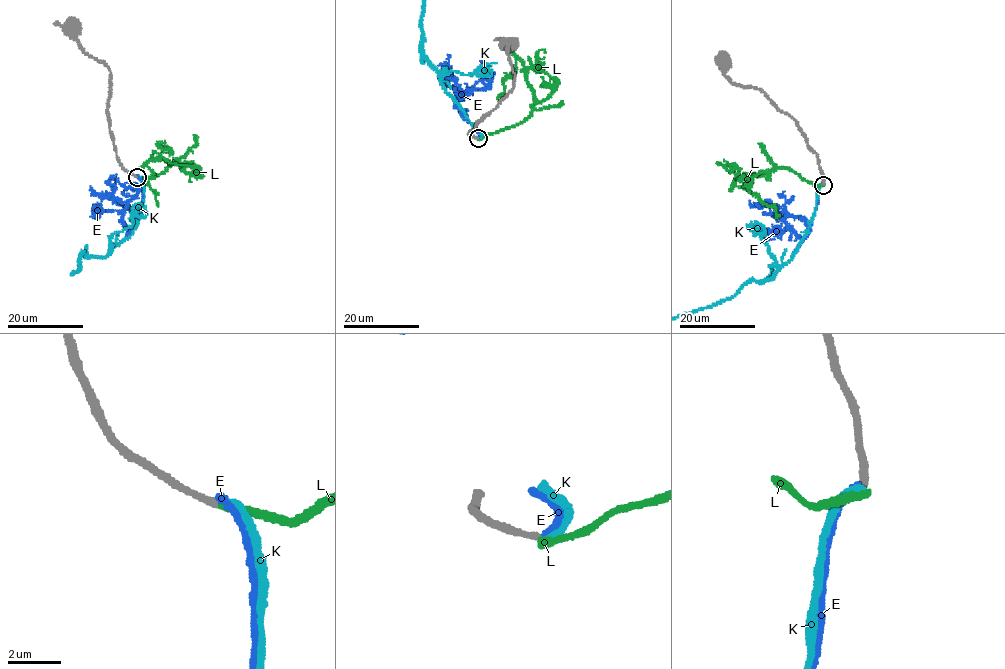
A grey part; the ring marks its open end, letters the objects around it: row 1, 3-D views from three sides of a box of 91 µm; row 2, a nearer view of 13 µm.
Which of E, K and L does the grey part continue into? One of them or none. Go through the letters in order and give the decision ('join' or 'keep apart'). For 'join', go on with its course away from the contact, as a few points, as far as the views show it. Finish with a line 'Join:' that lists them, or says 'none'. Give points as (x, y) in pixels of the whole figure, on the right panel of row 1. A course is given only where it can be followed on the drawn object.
E: keep apart
K: keep apart
L: keep apart
Join: none

